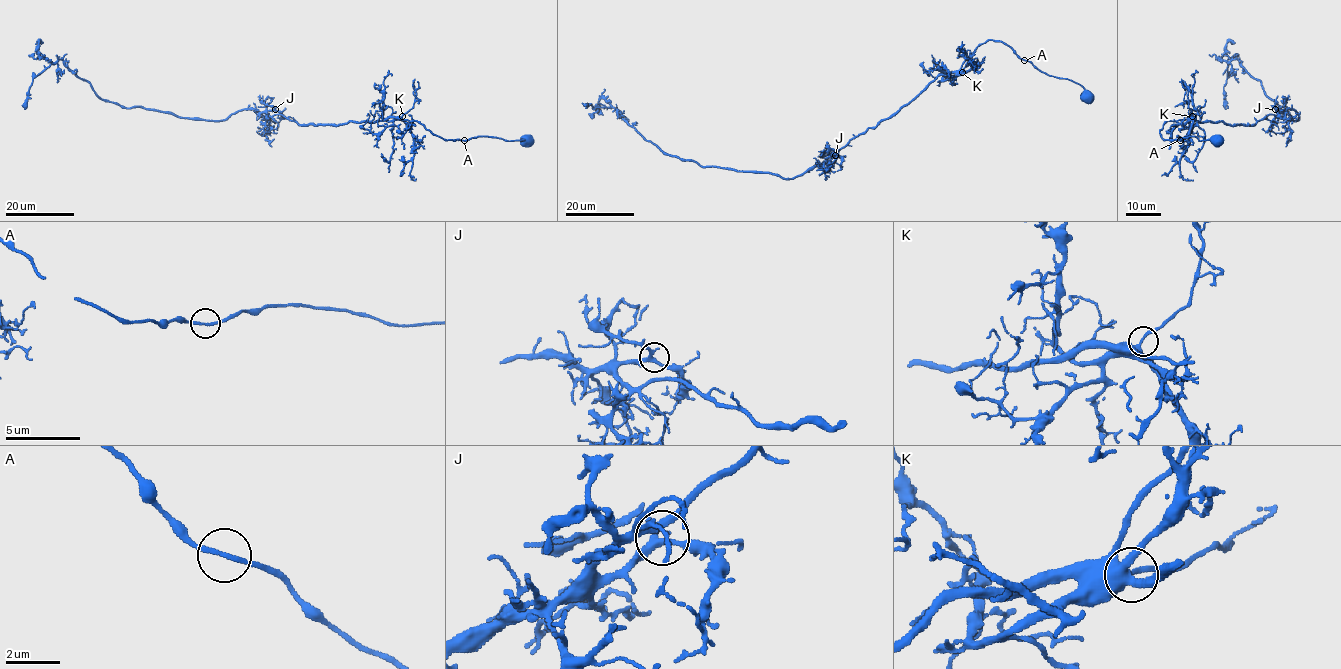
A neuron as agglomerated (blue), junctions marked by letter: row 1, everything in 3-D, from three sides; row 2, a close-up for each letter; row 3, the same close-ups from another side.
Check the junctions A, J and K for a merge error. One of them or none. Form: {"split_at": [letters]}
{"split_at": []}

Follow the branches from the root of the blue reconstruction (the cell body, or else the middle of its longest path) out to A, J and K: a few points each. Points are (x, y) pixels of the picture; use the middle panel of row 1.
A: (1087, 96), (1079, 84), (1048, 75), (1024, 60)
J: (1087, 96), (1079, 84), (1048, 75), (989, 39), (958, 70), (938, 75), (827, 159), (835, 155)
K: (1087, 96), (1079, 84), (1039, 71), (1000, 41), (989, 39), (979, 44), (963, 63), (962, 72)

